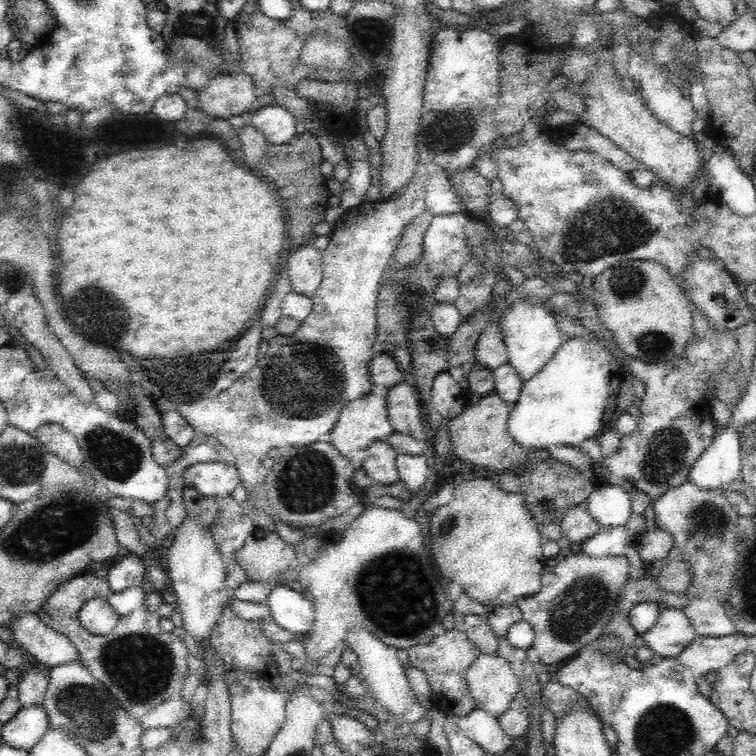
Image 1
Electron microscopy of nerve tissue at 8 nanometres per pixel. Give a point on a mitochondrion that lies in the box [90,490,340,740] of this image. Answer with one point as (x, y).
(139, 667)

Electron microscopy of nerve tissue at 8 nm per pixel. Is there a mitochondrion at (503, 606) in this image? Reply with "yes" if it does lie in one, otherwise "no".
no

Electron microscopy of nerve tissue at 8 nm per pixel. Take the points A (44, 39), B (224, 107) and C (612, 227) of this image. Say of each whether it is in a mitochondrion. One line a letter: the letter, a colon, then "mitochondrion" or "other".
A: other
B: other
C: mitochondrion

